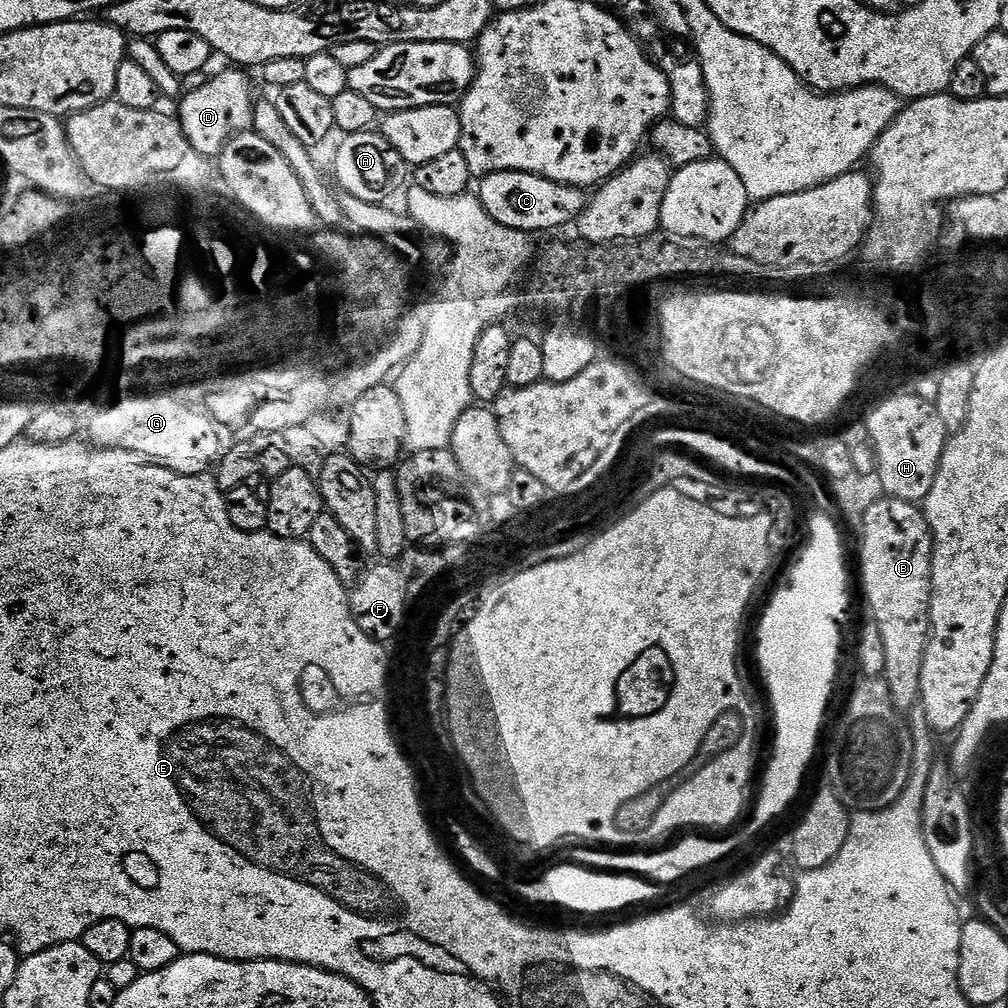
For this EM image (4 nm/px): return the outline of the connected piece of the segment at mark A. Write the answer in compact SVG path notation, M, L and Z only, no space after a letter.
M374 130L353 132L342 139L334 158L334 172L341 191L367 204L383 205L405 187L408 165L381 133Z

